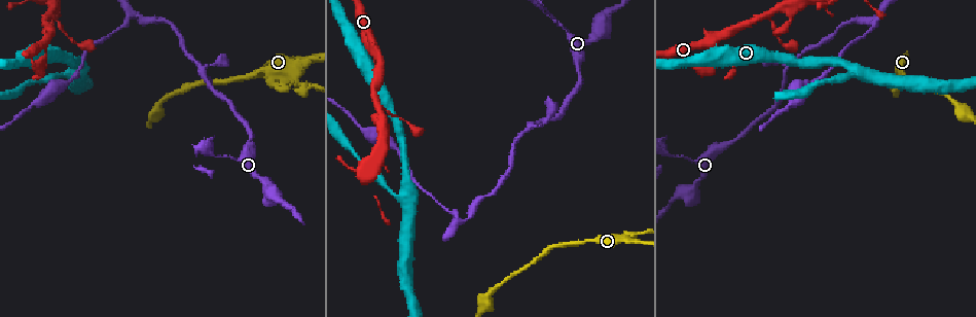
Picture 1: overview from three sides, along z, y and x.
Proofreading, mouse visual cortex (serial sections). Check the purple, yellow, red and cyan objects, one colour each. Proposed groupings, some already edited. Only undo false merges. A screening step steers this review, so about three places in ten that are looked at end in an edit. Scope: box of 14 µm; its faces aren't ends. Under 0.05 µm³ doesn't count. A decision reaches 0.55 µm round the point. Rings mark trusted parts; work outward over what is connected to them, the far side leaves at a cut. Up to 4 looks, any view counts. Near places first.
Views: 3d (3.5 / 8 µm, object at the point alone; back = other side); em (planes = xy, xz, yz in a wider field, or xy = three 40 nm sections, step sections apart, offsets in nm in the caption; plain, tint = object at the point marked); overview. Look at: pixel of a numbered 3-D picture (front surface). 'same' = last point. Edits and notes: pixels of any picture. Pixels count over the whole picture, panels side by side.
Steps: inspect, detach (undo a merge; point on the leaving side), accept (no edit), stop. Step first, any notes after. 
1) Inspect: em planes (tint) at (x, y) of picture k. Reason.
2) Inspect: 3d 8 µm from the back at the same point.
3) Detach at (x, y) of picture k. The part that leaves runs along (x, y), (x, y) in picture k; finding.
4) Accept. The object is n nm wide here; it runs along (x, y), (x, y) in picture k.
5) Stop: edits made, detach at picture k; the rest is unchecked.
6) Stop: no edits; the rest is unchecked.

Inspect: 3d 3.5 µm at (787, 67) of picture 1. Two arms in line, one across.

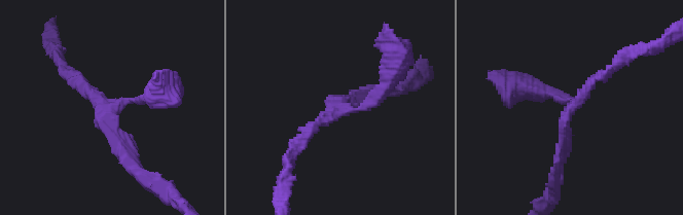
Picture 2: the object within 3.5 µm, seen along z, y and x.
Inspect: em xy step 2 (tint) at (108, 112) of picture 2. 3 arms meet here; the arms are 150, 150, 200 nm wide; shape alone is not enough.

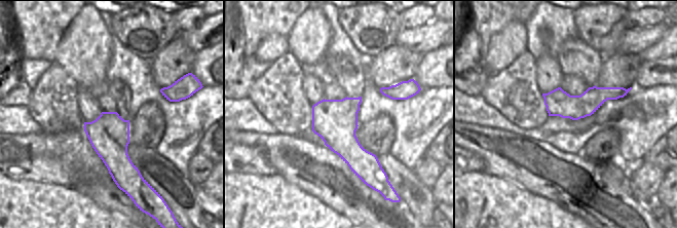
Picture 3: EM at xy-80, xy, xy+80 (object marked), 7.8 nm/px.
Accept. The object is 360 nm wide here; it runs along (624, 91), (589, 102), (546, 96) in picture 3; continuous, no second cell.

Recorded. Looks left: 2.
Inspect: 3d 3.5 µm at (463, 221) of picture 1. Abrupt turn.

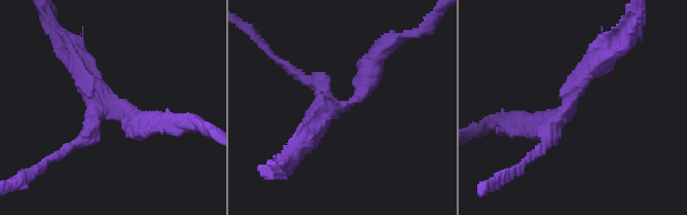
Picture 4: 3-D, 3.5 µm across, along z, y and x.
Inspect: em planes (tint) at (571, 112) of picture 4.

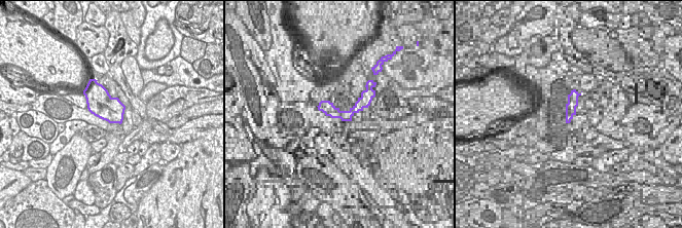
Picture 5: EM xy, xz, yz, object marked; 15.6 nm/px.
Accept. The object is 400 nm wide here; it runs along (380, 51), (348, 105), (303, 78) in picture 4; all the same cell.

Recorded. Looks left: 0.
Stop: no edits; the rest is unchecked.

